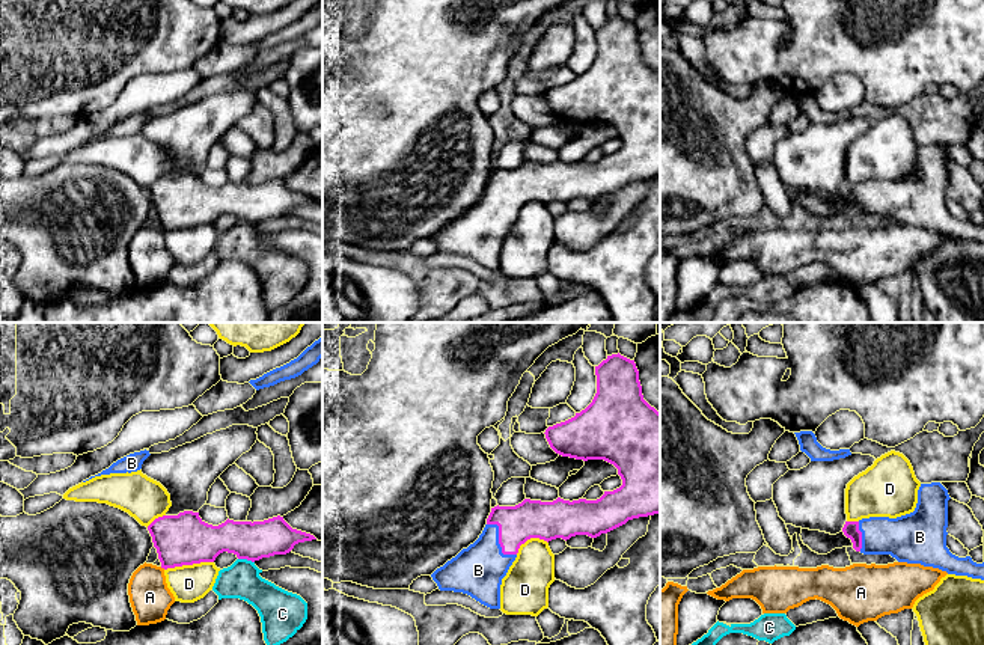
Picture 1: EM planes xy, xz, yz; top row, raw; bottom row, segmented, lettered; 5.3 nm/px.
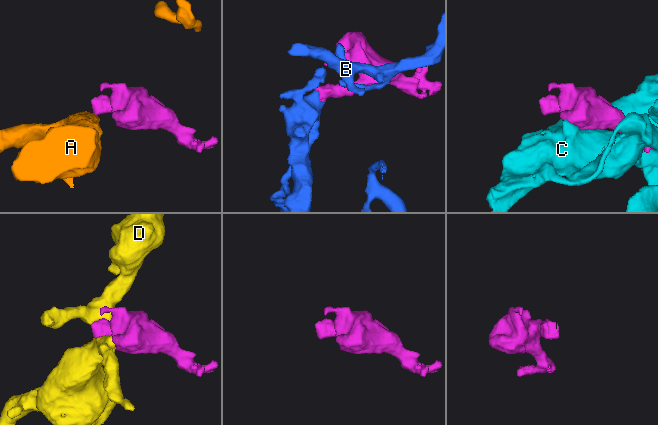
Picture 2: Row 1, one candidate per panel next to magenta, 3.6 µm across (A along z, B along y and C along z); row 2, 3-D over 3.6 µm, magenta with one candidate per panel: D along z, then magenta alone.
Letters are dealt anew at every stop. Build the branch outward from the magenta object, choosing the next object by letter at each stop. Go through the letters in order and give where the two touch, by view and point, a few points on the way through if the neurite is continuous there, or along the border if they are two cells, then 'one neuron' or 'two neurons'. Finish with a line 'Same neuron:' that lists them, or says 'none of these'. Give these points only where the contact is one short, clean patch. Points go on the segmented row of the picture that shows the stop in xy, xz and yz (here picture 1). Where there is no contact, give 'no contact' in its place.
A: contact xy (163, 567); border xy (160, 567), (165, 568); two neurons
B: contact xz (499, 541); way xz (531, 519), (517, 523), (499, 541), (493, 553), (478, 570); one neuron
C: contact xy (246, 558); two neurons
D: contact xy (189, 564); two neurons
Same neuron: B

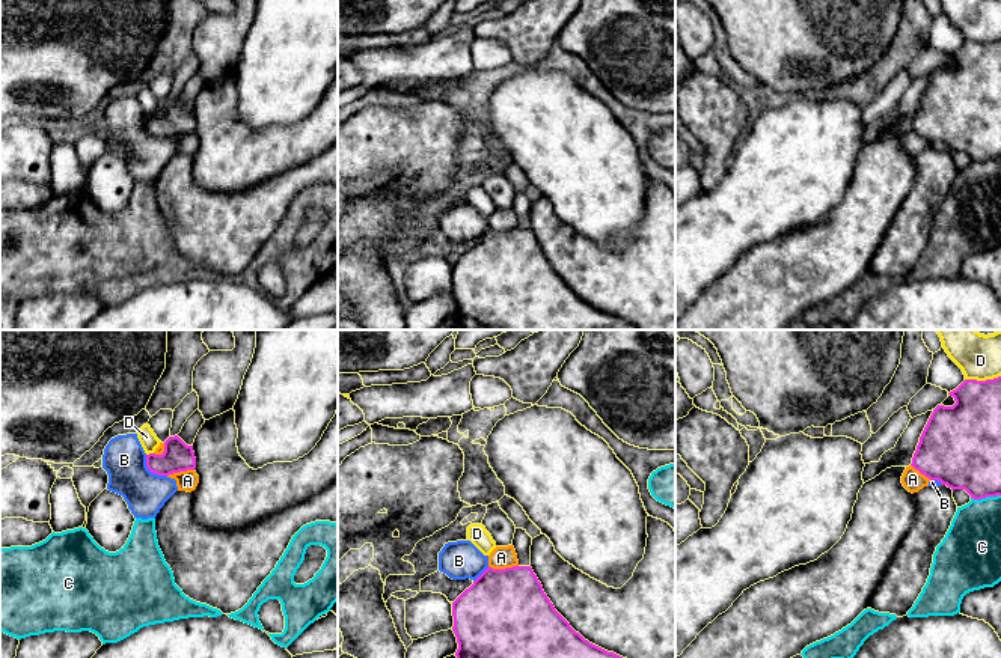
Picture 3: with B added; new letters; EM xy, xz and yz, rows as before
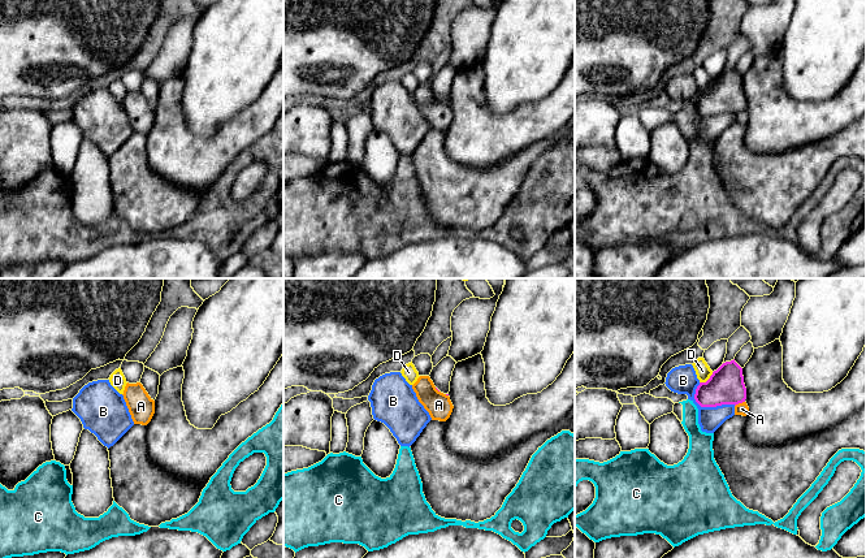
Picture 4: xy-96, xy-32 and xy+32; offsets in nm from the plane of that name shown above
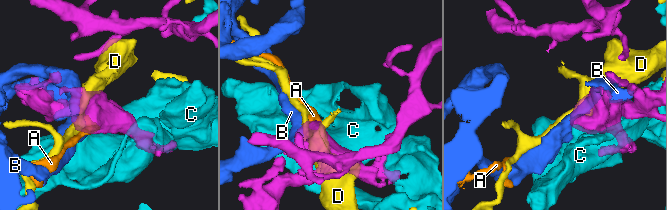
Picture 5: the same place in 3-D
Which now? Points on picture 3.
A: contact xz (502, 569); border xz (517, 563), (508, 568), (489, 566); two neurons
B: contact xy (151, 472); two neurons
C: contact yz (985, 497); two neurons
D: contact yz (982, 381); two neurons
Same neuron: none of these

